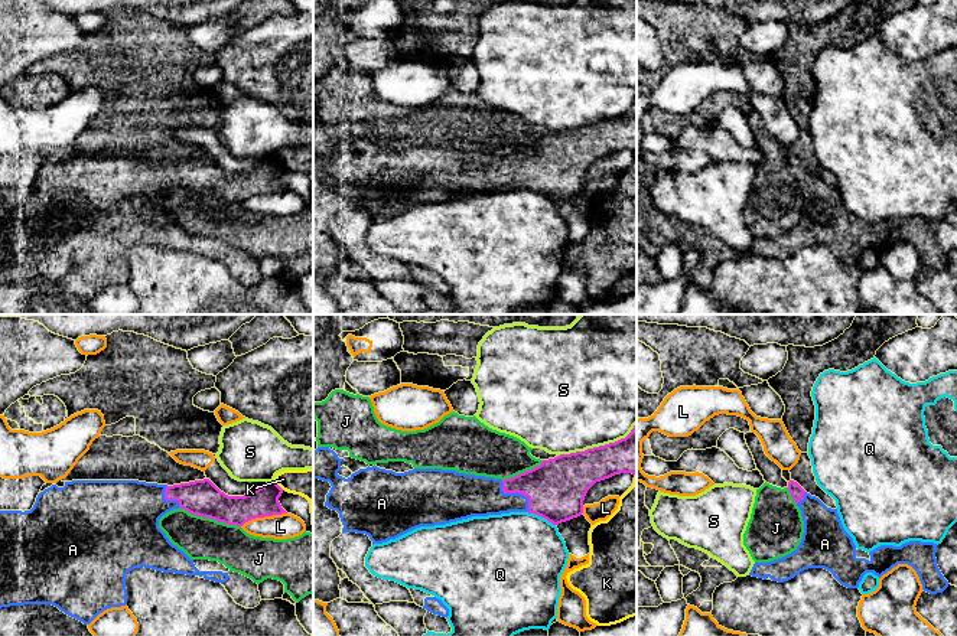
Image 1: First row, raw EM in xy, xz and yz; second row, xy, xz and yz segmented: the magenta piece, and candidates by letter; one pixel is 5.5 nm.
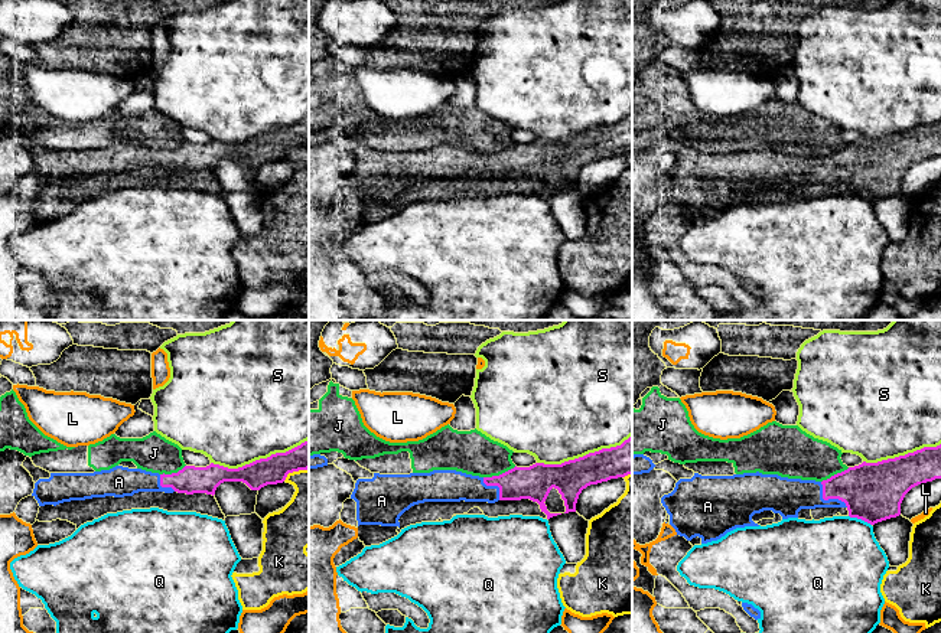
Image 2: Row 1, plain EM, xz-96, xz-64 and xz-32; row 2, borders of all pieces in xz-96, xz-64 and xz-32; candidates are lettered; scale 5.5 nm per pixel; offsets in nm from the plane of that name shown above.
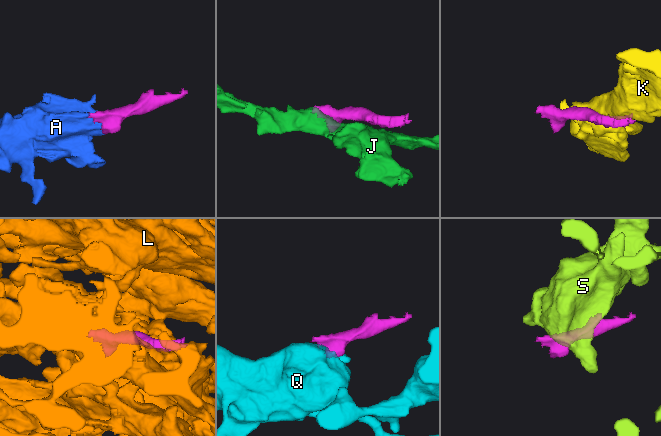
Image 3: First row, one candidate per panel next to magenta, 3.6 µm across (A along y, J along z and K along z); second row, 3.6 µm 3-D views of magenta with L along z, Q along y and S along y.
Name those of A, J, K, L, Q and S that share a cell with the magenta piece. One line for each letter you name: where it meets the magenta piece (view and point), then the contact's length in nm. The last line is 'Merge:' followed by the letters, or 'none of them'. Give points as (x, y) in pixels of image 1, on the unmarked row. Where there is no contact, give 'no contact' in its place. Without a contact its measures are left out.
A: meets magenta in xz at (517, 169); contact 240 nm long
Merge: A

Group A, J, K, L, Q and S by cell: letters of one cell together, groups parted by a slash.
A / J / K / L / Q / S

